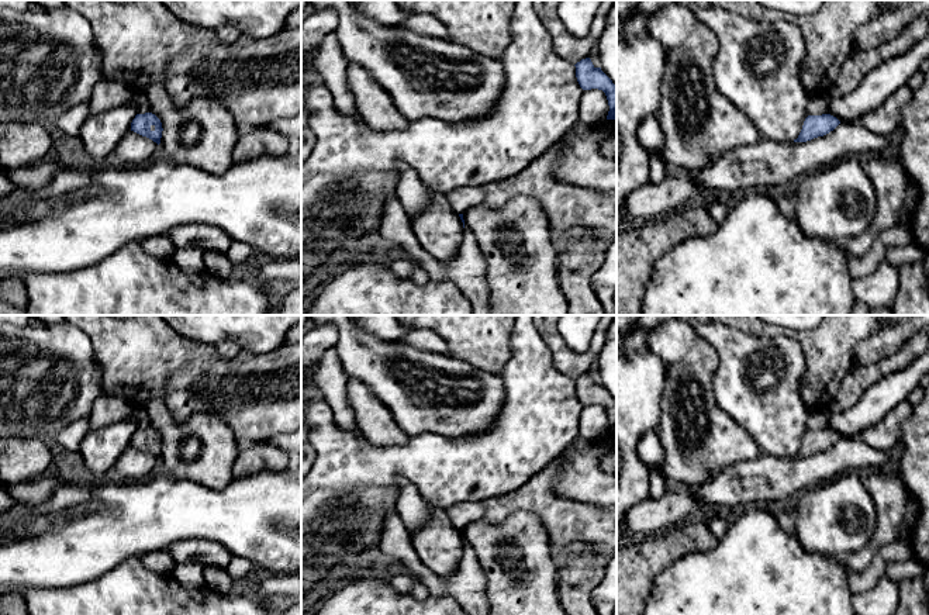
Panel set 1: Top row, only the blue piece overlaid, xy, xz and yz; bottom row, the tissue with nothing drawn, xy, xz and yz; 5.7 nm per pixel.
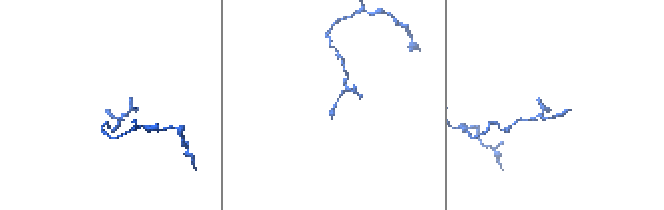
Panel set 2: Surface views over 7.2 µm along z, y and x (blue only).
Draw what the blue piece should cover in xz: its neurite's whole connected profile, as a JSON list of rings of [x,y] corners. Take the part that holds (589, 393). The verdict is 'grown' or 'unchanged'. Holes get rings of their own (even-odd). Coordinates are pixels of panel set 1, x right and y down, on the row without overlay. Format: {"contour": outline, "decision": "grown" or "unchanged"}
{"contour": [[[590,373],[581,374],[574,381],[580,402],[583,405],[602,405],[609,421],[607,435],[617,435],[617,401],[612,395],[601,386],[601,383],[595,383]]], "decision": "unchanged"}

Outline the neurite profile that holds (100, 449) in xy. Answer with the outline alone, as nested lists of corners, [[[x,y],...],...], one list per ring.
[[[128,417],[104,428],[90,431],[77,450],[93,473],[103,474],[115,467],[118,457],[131,445],[131,438],[137,429],[137,421]]]

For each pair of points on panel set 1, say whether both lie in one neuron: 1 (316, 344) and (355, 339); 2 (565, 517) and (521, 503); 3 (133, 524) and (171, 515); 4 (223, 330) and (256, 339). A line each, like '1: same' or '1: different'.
1: different
2: same
3: same
4: same

